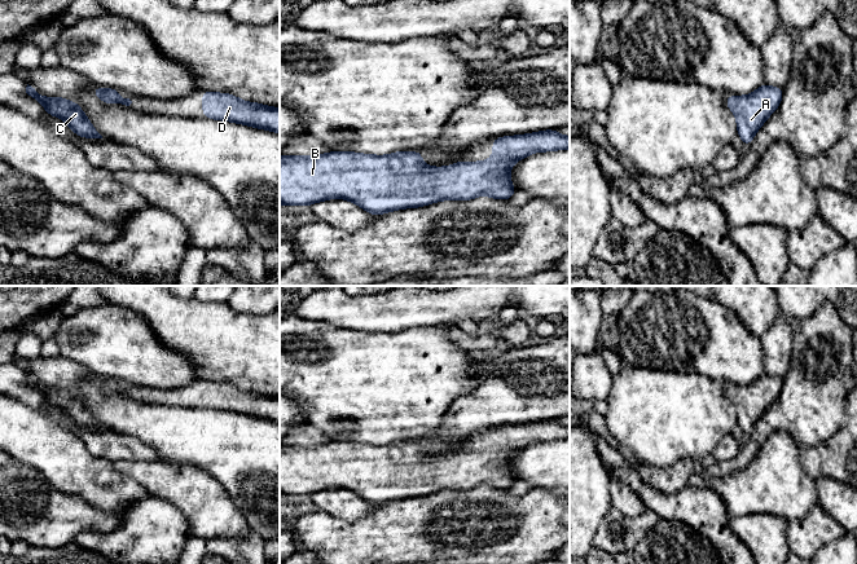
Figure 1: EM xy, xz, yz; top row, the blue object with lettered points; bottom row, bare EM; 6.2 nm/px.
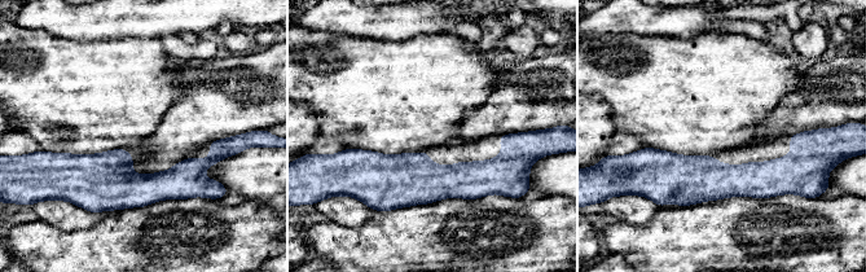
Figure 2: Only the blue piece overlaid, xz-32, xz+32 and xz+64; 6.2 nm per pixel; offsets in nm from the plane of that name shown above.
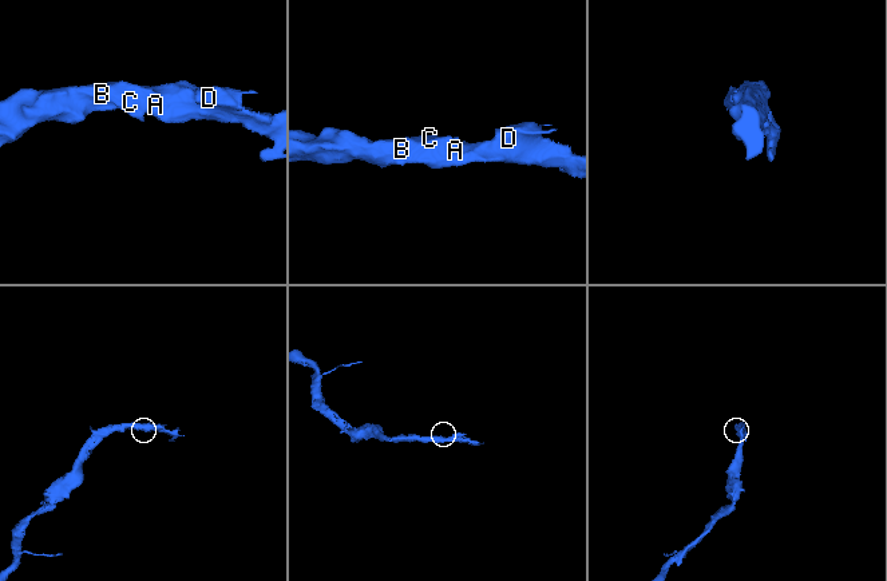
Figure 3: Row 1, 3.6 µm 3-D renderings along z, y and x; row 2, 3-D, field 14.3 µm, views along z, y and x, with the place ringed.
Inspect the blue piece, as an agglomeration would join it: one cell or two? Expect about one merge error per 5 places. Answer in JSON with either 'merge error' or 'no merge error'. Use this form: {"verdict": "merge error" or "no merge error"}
{"verdict": "no merge error"}

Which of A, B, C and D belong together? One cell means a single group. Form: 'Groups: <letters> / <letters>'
Groups: A B C D

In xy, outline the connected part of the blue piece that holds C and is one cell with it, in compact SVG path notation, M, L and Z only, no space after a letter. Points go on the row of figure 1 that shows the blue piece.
M27 84L26 93L36 100L49 115L62 119L80 137L102 138L76 102L61 97L43 97Z

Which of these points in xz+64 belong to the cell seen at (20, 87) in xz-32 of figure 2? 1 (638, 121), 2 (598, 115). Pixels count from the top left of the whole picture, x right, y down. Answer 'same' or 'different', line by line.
1: same
2: different

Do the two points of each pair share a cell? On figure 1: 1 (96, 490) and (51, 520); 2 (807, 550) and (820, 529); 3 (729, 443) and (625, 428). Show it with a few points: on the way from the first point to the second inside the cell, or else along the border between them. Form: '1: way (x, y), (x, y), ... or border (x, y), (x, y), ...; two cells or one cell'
1: border (56, 487), (110, 514); two cells
2: way (807, 545), (814, 534); one cell
3: border (730, 433), (721, 439), (712, 453); two cells

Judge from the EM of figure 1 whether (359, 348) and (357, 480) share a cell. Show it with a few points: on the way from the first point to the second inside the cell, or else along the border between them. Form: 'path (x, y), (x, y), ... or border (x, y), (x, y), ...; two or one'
border (330, 440), (387, 445); two

